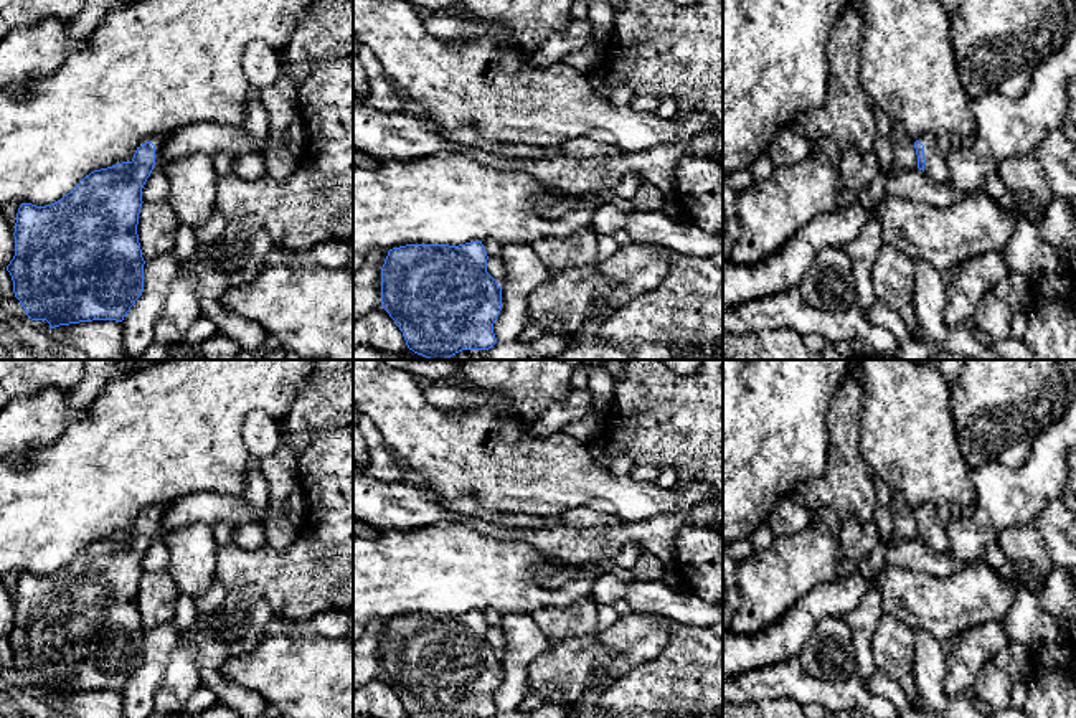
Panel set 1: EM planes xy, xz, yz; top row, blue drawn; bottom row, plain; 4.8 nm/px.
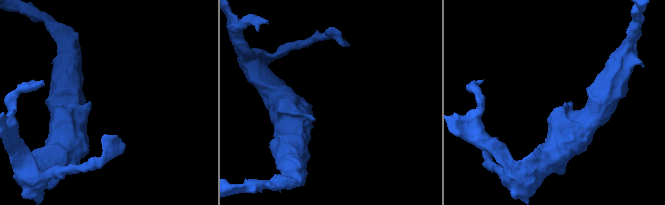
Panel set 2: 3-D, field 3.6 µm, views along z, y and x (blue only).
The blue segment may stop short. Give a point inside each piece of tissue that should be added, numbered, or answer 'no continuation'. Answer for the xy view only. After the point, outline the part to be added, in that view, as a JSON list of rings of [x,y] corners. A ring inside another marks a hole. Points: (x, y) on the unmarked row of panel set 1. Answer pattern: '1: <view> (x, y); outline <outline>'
1: xy (159, 509); outline [[[167,503],[150,505],[140,512],[140,515],[145,512],[152,512],[155,515],[155,535],[153,535],[153,538],[160,538],[160,522],[162,522],[162,517],[165,513],[165,505]]]

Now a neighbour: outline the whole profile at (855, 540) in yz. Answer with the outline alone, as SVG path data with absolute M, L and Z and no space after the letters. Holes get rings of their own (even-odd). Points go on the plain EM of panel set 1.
M853 520L840 525L837 538L840 553L857 564L876 548L880 540L880 531L873 522L858 523Z

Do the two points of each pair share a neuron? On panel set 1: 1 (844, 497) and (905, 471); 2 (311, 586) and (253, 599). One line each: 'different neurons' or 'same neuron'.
1: different neurons
2: different neurons

